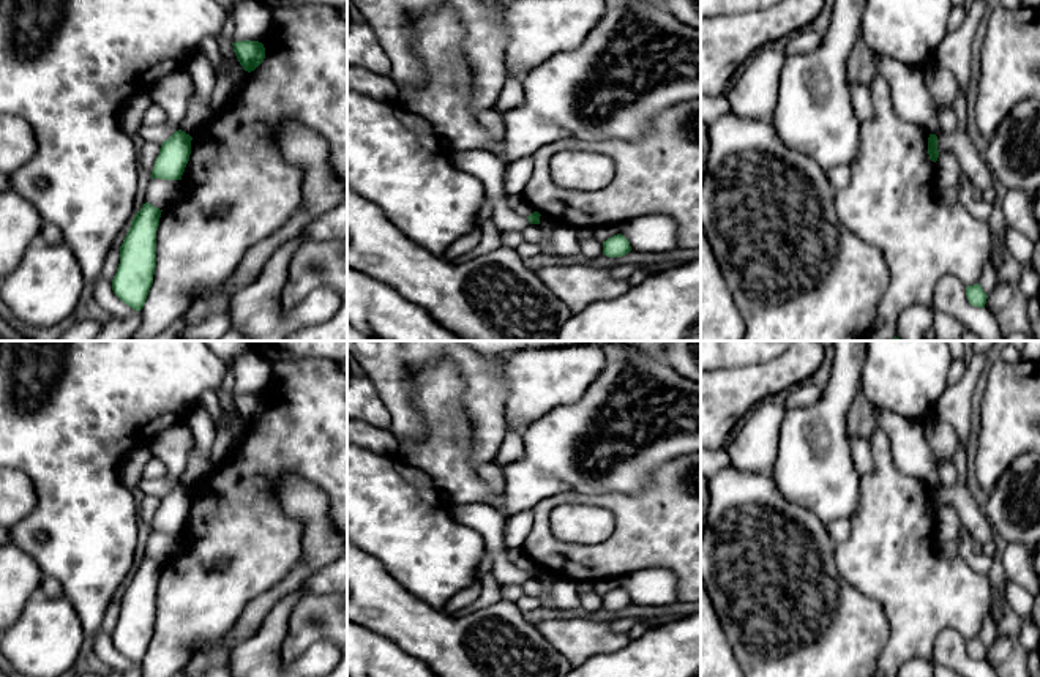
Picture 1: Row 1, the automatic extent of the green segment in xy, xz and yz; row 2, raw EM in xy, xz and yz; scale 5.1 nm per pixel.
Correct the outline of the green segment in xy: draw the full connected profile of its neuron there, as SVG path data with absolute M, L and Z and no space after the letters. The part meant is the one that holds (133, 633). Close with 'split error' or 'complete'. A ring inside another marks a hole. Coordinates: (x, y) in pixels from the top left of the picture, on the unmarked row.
M145 555L131 574L120 600L120 617L112 633L114 647L134 664L140 664L153 638L156 622L156 584L159 562Z | complete

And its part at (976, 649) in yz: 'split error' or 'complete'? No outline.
complete

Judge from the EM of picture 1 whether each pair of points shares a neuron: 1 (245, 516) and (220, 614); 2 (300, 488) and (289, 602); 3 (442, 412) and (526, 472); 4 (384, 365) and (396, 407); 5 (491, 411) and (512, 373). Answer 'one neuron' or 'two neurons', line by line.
1: one neuron
2: two neurons
3: two neurons
4: one neuron
5: two neurons

